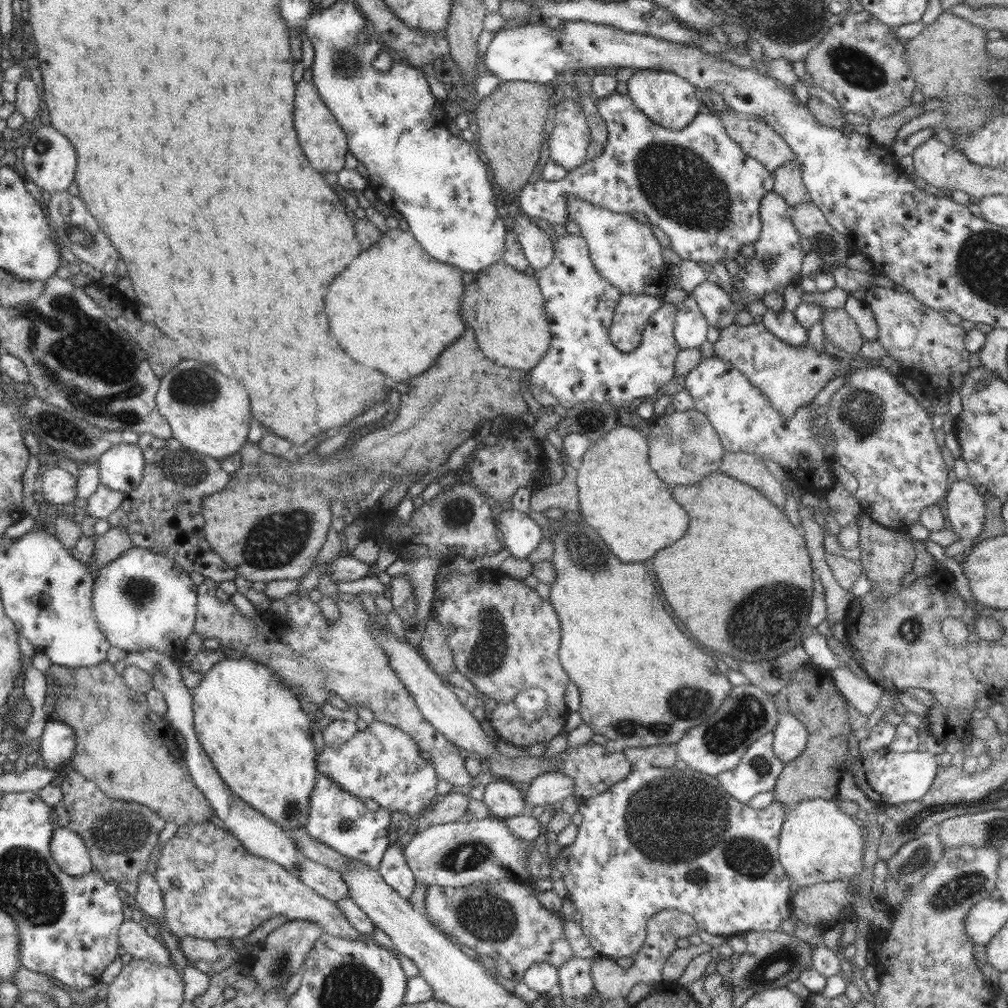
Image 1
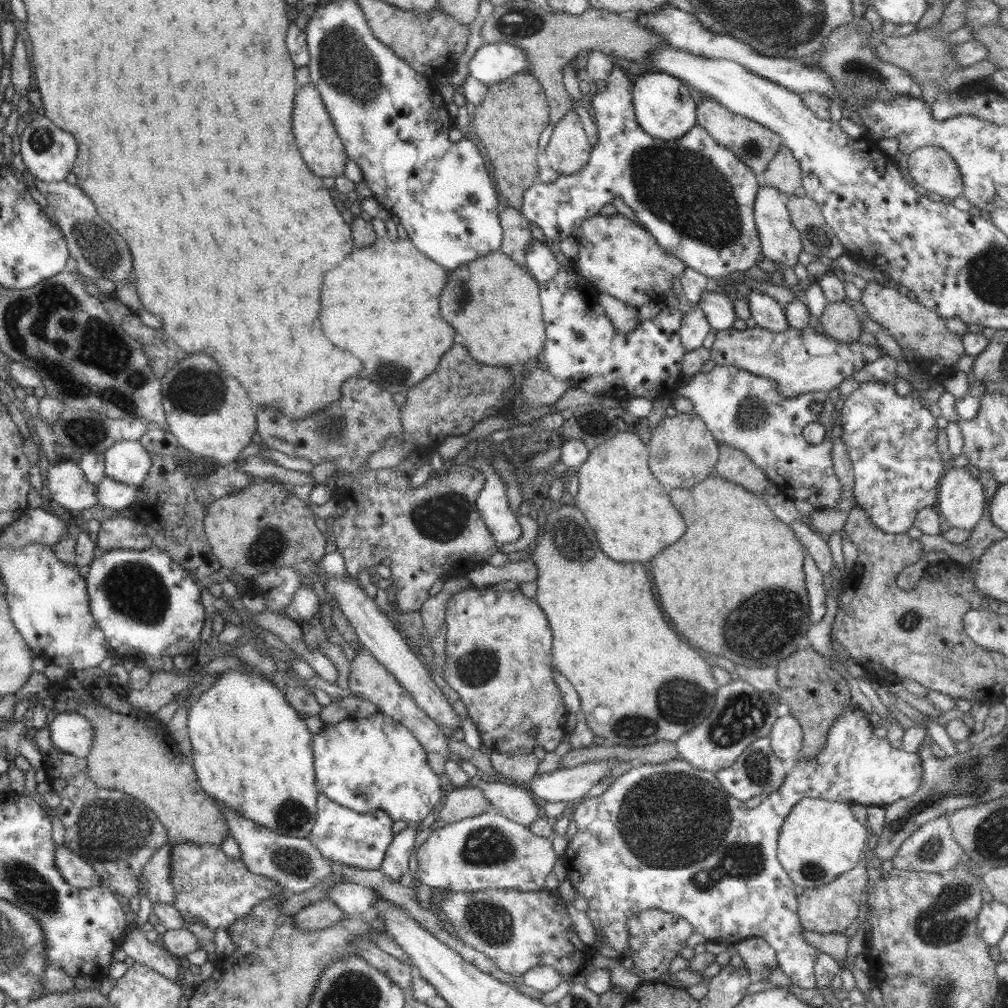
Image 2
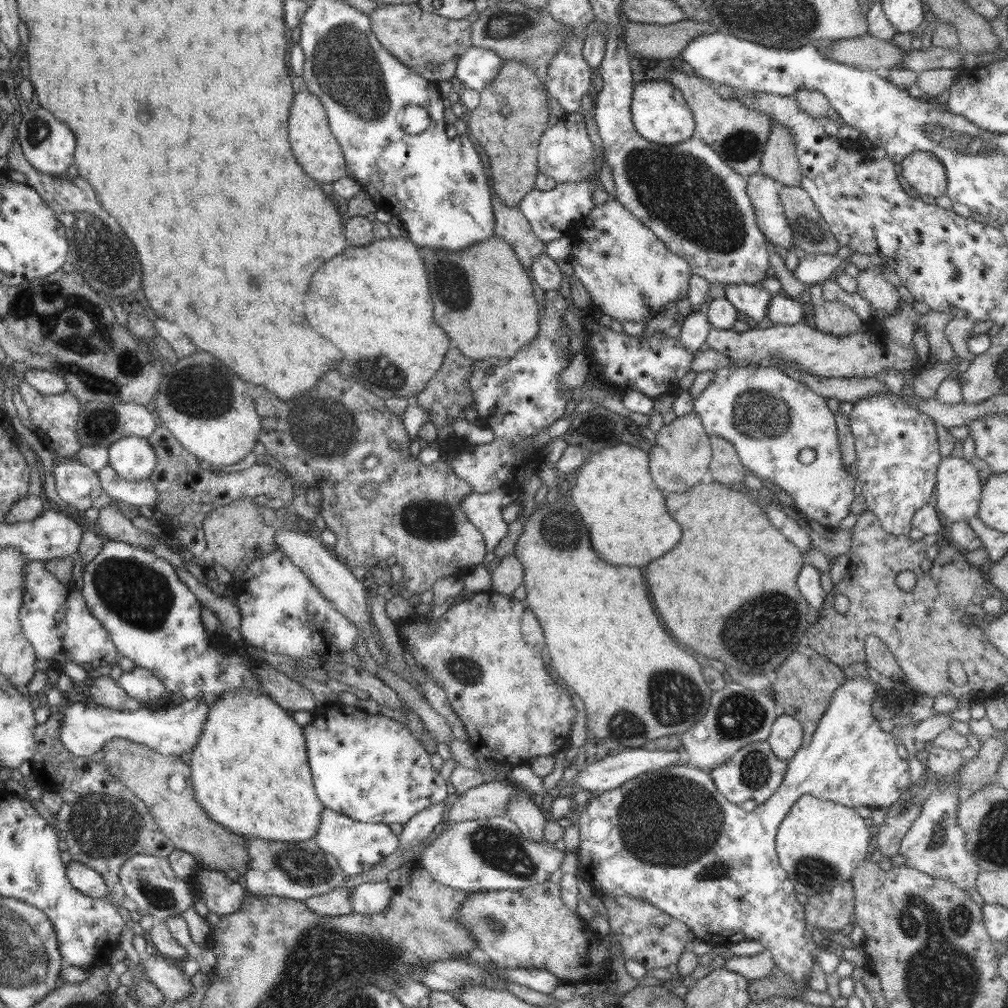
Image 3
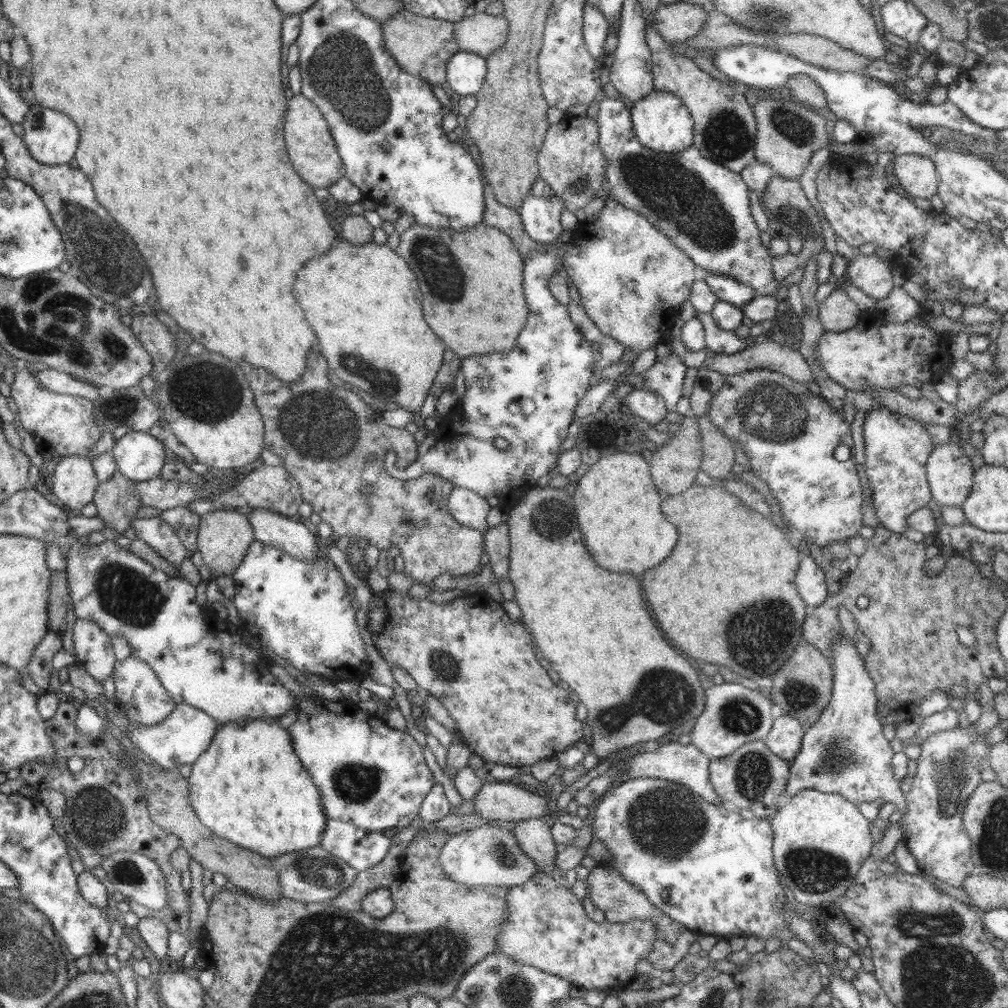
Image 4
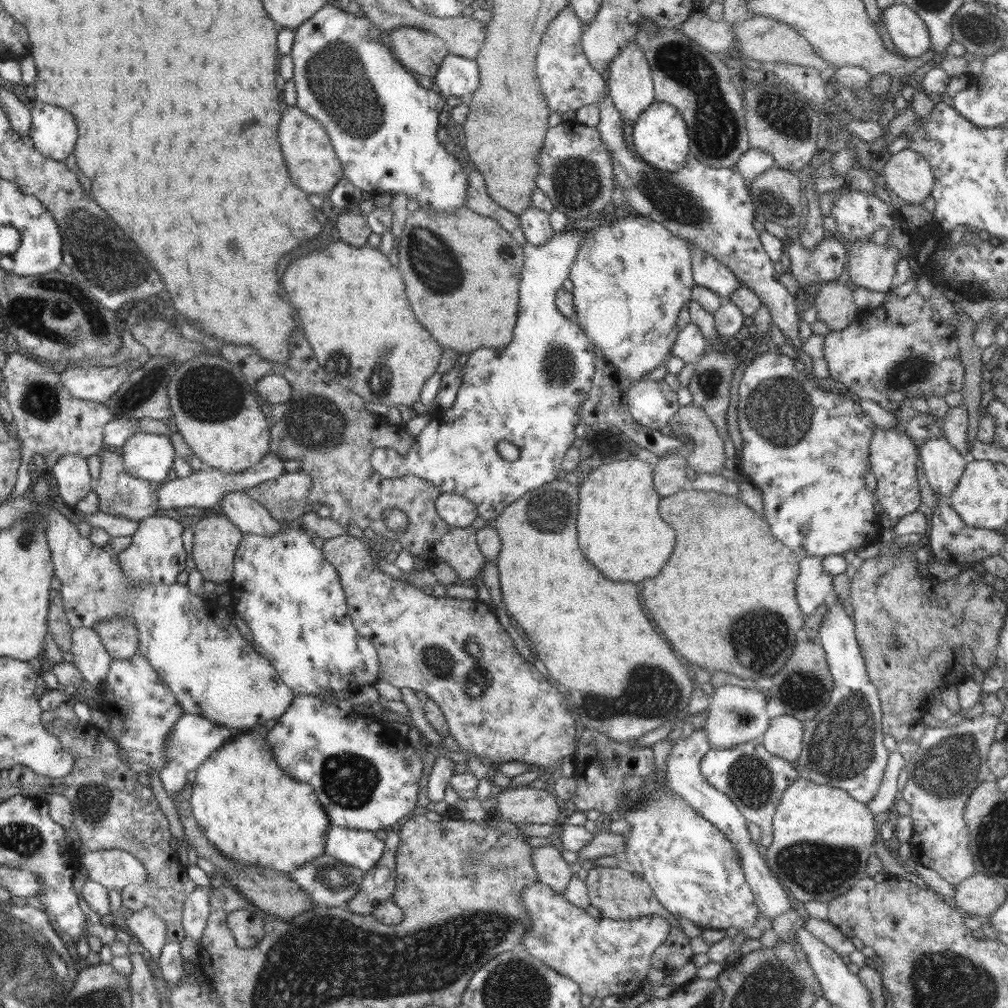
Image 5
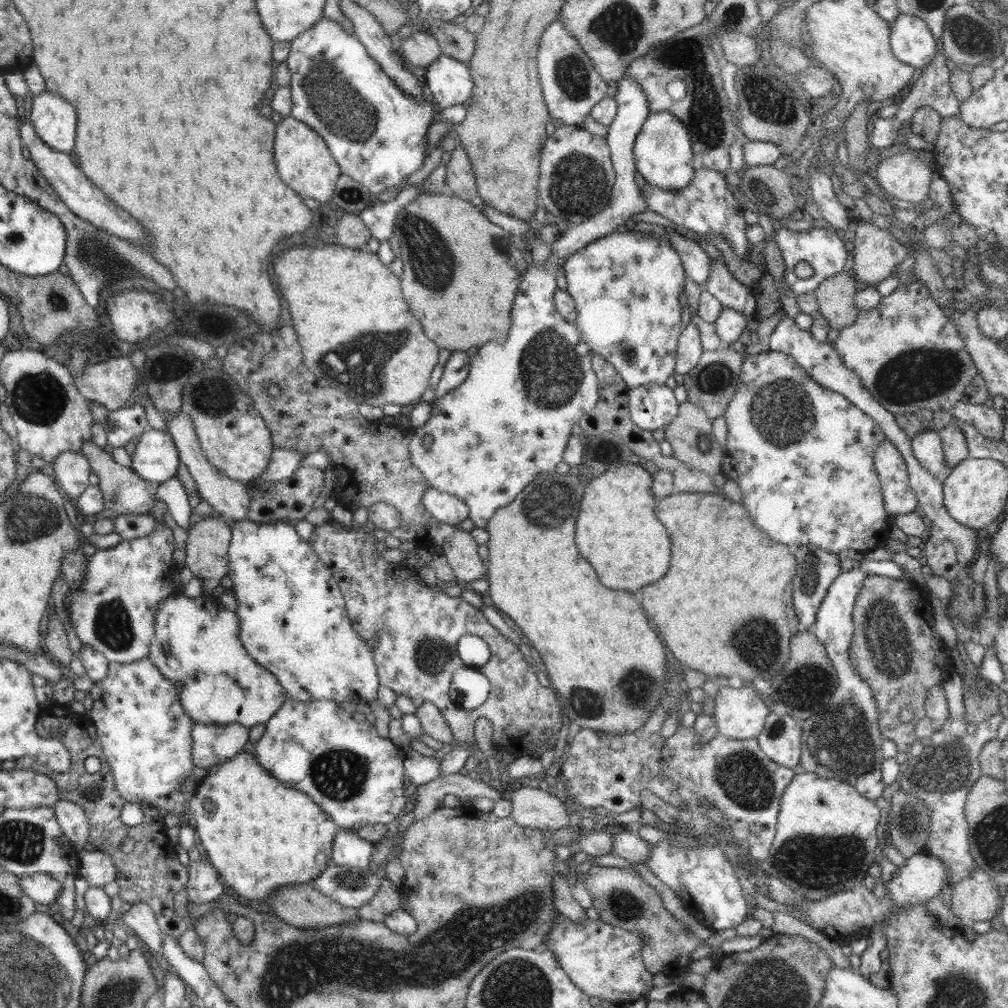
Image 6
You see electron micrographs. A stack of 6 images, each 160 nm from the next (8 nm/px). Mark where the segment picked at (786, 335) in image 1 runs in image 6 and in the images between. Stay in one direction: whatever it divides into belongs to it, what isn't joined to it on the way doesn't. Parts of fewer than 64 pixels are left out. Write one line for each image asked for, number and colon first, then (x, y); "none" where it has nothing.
2: (768, 313)
3: (753, 301)
4: (726, 289)
5: (709, 273)
6: (697, 264)

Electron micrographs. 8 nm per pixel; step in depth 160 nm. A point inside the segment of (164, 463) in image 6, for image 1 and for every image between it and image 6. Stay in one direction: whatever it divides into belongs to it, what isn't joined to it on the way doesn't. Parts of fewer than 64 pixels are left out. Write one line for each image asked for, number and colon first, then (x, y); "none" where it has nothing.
1: (121, 468)
2: (127, 461)
3: (132, 457)
4: (139, 456)
5: (147, 456)

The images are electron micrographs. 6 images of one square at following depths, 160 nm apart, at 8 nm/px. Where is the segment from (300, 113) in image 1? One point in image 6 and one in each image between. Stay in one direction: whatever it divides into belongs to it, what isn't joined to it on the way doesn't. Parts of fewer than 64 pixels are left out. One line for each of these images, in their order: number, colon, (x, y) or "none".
2: (318, 141)
3: (315, 148)
4: (313, 153)
5: (314, 167)
6: (304, 162)

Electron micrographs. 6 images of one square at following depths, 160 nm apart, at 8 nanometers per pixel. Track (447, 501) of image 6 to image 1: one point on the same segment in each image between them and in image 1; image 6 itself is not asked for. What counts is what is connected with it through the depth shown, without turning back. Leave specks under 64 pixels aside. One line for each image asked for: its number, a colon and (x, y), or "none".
1: (521, 534)
2: (492, 505)
3: (484, 511)
4: (468, 508)
5: (457, 511)

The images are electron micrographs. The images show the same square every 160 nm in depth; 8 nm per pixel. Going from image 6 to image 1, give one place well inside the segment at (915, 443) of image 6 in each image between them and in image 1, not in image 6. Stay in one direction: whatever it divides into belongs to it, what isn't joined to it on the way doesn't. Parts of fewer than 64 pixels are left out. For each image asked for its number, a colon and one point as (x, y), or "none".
1: (965, 509)
2: (961, 500)
3: (958, 487)
4: (949, 471)
5: (943, 465)

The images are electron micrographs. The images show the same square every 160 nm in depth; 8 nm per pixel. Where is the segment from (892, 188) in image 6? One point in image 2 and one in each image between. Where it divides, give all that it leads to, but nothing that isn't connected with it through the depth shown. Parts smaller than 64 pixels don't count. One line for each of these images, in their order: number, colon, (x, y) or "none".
2: (931, 167)
3: (923, 171)
4: (917, 175)
5: (909, 178)

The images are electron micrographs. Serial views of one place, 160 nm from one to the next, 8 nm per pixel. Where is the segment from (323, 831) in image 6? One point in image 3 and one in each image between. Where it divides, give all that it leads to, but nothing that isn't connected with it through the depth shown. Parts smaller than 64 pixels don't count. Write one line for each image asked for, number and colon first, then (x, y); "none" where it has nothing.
3: (250, 773)
4: (249, 787)
5: (254, 813)

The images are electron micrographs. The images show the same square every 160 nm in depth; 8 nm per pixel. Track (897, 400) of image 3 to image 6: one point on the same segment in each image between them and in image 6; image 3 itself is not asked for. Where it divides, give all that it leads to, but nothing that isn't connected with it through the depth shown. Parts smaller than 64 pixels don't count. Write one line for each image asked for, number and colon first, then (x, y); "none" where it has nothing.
4: (897, 448)
5: (893, 455)
6: (899, 498)

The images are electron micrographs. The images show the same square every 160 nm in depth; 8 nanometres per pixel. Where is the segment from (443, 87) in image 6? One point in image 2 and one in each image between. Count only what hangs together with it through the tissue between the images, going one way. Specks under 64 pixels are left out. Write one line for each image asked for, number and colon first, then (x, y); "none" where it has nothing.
2: (491, 63)
3: (476, 68)
4: (466, 71)
5: (457, 76)

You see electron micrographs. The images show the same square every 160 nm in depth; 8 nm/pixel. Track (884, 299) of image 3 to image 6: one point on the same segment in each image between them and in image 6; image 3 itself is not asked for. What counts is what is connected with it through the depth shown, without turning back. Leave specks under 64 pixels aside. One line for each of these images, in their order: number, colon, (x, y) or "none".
4: (872, 274)
5: (871, 265)
6: (876, 252)

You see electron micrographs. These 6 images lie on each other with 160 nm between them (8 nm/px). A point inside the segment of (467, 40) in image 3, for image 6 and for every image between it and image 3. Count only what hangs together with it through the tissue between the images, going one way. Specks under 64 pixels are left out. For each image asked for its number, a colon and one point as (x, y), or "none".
4: (422, 46)
5: (420, 51)
6: (420, 48)

